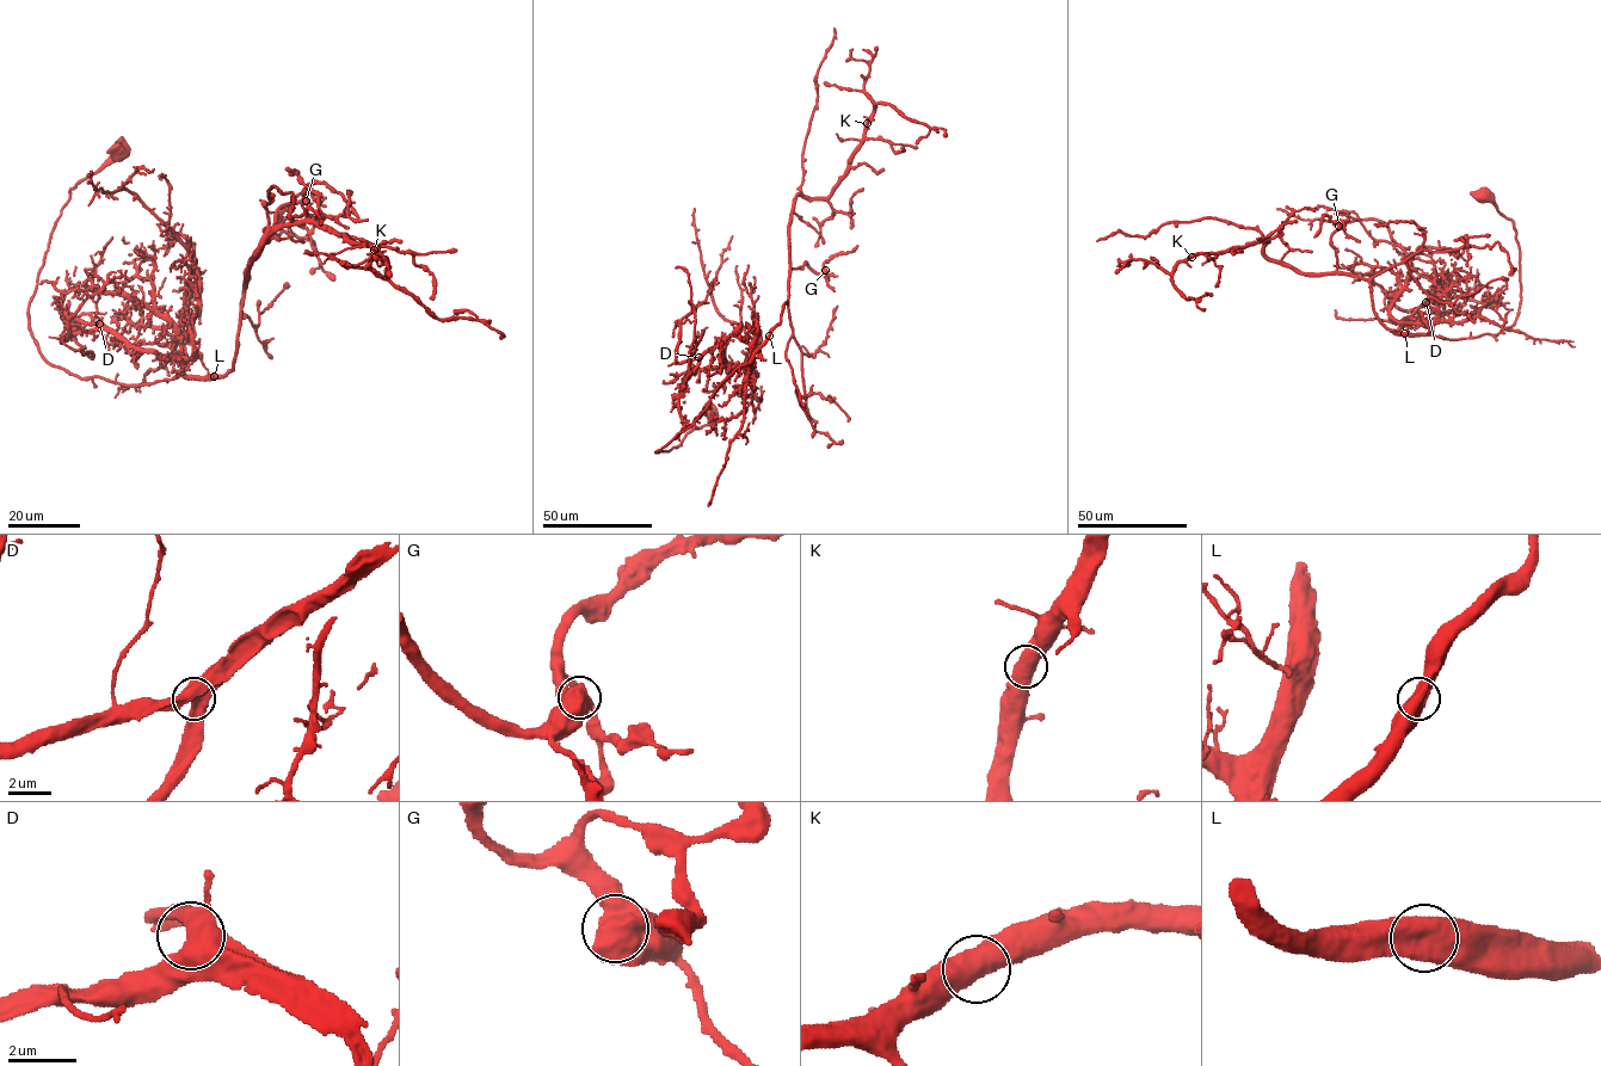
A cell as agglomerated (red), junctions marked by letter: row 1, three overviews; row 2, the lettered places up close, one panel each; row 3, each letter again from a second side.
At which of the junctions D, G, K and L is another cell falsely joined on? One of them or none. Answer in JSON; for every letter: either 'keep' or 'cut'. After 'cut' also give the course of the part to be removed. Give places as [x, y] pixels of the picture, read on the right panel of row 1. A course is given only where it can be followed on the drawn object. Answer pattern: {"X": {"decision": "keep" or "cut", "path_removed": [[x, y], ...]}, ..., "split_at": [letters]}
{"D": {"decision": "keep"}, "G": {"decision": "keep"}, "K": {"decision": "keep"}, "L": {"decision": "keep"}, "split_at": []}

